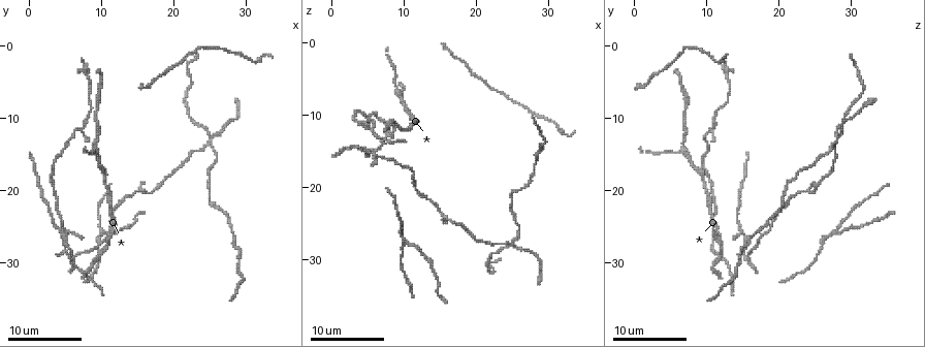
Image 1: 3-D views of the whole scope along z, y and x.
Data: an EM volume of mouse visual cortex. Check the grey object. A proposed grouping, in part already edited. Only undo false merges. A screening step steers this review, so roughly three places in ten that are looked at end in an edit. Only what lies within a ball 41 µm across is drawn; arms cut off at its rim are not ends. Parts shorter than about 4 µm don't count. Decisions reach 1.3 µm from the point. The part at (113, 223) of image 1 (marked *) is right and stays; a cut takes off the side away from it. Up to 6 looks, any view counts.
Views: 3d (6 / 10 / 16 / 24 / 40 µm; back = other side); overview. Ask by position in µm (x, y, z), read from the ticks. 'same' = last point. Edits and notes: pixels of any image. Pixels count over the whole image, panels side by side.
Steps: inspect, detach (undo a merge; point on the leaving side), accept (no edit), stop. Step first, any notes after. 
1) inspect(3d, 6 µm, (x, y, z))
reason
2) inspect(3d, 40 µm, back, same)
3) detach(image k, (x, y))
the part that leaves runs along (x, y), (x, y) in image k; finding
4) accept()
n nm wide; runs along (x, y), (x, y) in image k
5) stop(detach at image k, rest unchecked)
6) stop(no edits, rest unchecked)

inspect(3d, 6 µm, (25.0, 13.5, 27.5))
small branch off a trunk

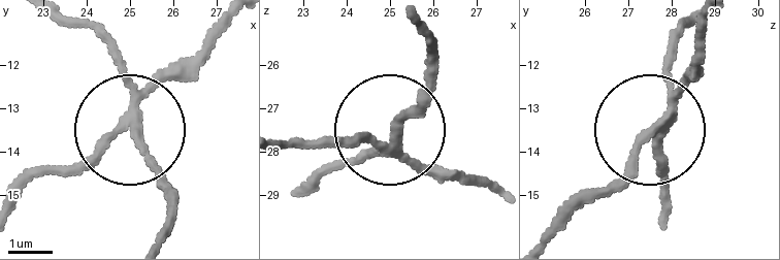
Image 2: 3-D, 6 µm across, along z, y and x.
detach(image 2, (108, 46))
4 arms; the part that leaves runs along (139, 108), (172, 216), (161, 238) in image 2; two neurons meet here

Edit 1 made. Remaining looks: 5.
inspect(overview)
redraw

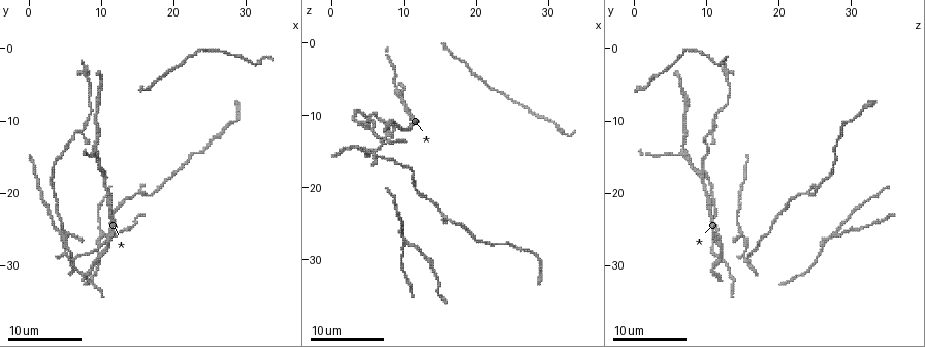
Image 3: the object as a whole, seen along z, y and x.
inspect(3d, 10 µm, (6.5, 11.5, 10.0))
two arms in line, one across

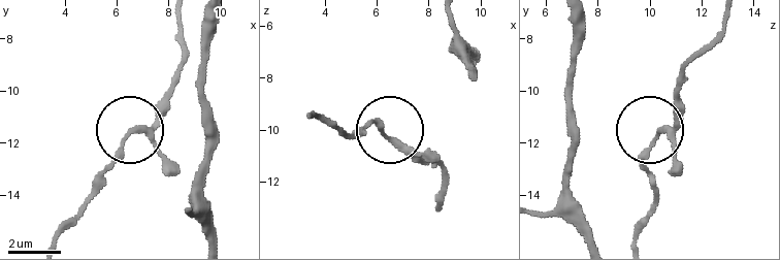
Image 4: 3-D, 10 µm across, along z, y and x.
accept()
runs along (639, 239), (652, 206), (646, 154), (668, 125), (677, 96) in image 4; all the same neuron

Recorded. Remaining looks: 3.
inspect(3d, 10 µm, (9.5, 14.5, 6.5))
looks like a crossing

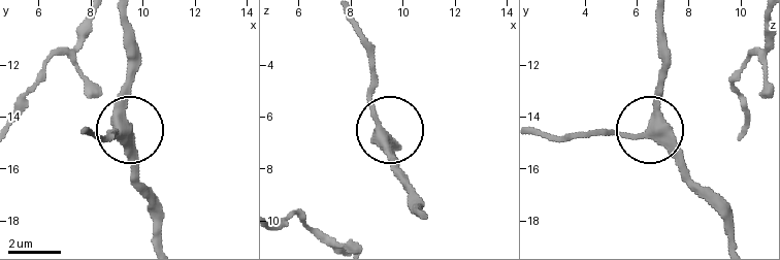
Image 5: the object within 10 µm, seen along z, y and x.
inspect(3d, 10 µm, back, (9.1, 14.6, 6.5))

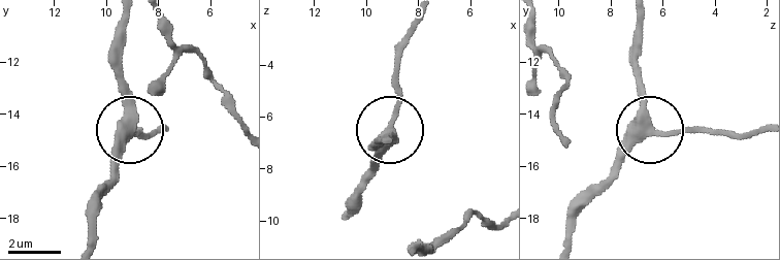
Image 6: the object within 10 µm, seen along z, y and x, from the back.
accept()
4 arms; runs along (564, 239), (576, 205), (649, 135), (734, 133) in image 6; continuous, no second neuron

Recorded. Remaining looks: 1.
stop(detach at image 2, rest unchecked)

